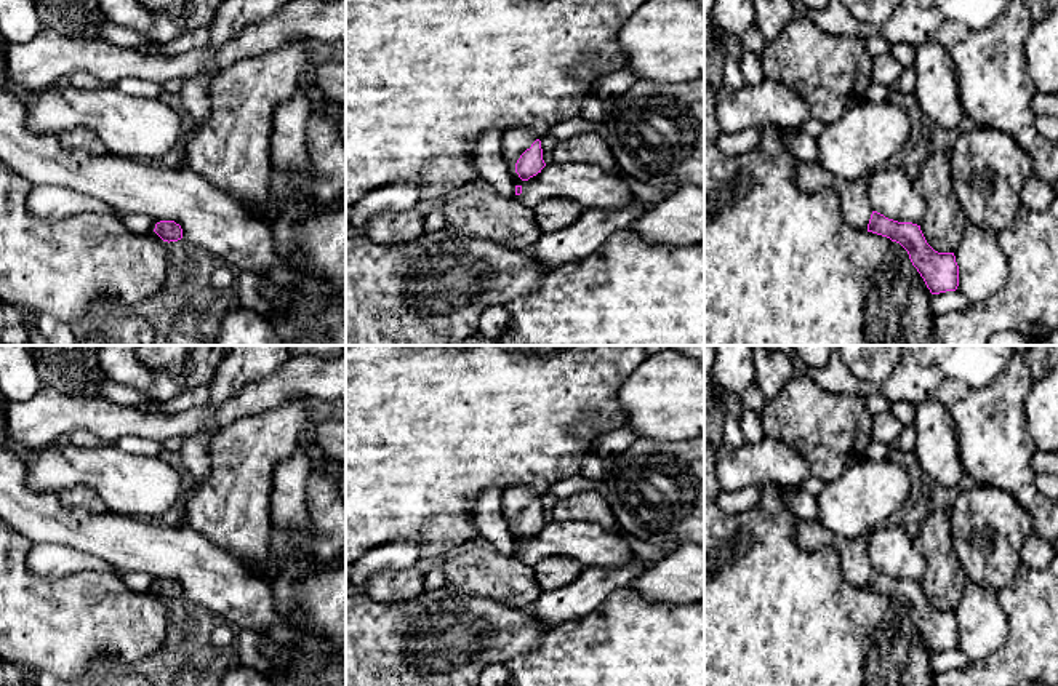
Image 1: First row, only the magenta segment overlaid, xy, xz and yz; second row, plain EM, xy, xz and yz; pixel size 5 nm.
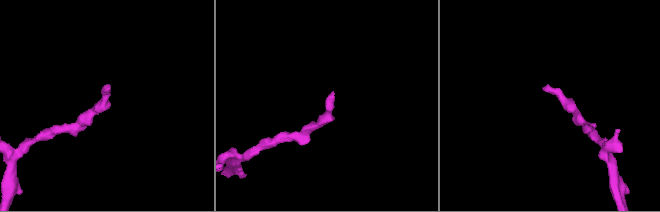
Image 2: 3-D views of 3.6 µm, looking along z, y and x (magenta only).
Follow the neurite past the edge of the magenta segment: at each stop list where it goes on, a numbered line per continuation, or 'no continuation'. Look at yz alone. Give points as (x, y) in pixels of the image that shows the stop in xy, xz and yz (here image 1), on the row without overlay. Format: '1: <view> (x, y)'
1: yz (857, 568)

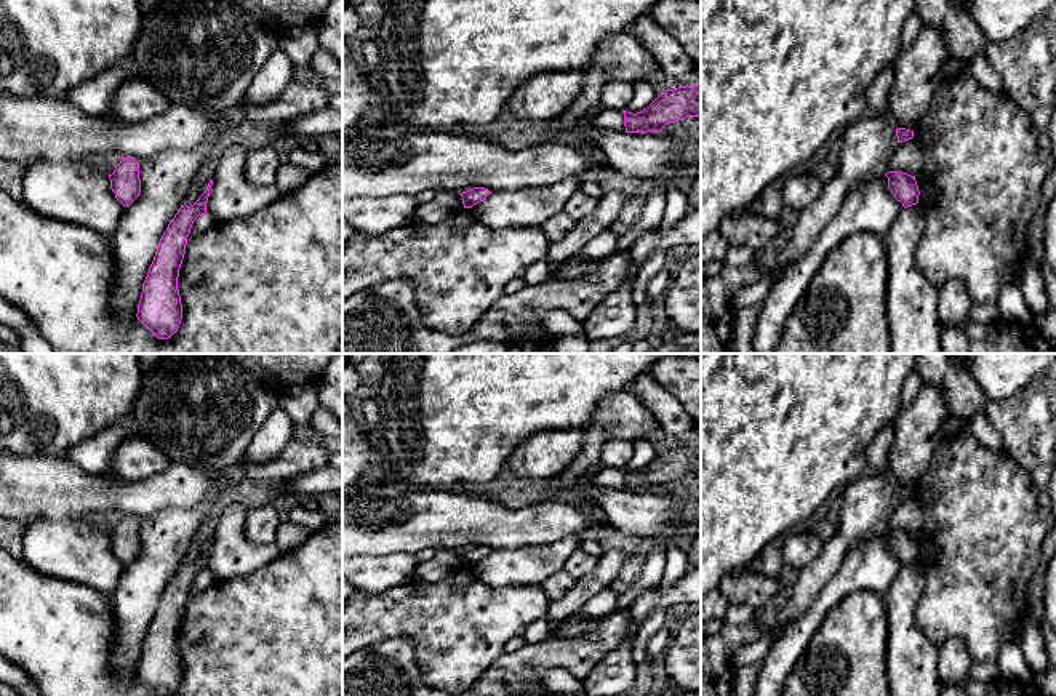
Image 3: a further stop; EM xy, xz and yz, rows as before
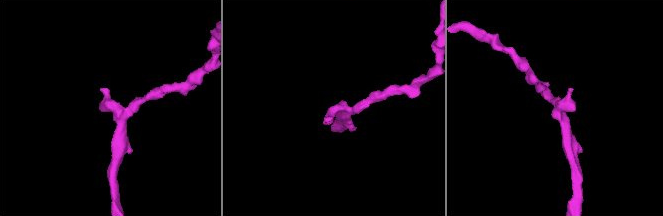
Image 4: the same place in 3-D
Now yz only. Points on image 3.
no continuation

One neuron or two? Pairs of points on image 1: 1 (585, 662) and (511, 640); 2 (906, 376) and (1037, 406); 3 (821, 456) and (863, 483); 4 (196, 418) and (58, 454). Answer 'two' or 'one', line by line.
1: two
2: two
3: two
4: two

